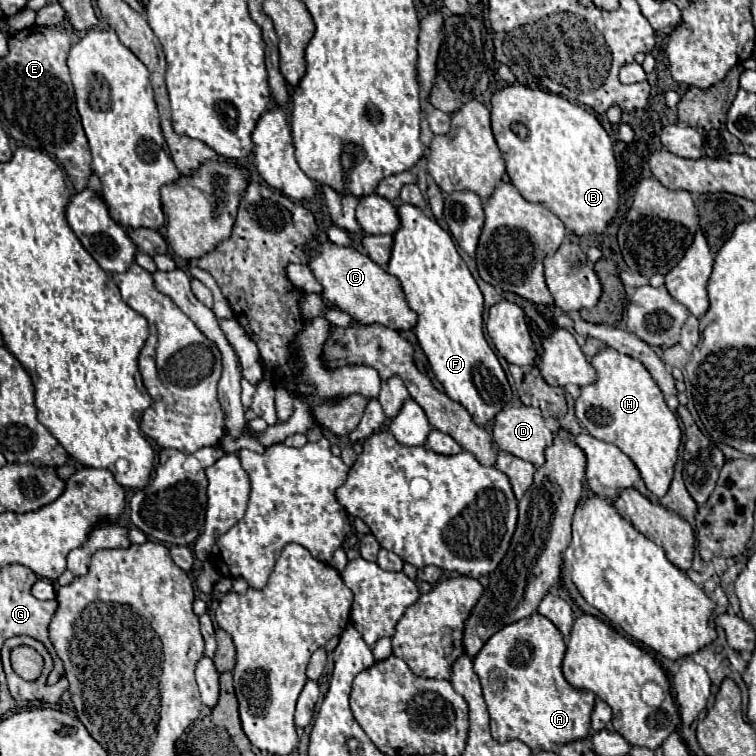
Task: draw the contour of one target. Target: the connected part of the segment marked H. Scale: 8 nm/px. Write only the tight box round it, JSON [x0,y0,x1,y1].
[575,348,681,496]

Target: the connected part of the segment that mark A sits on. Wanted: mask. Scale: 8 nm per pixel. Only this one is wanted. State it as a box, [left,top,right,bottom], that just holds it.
[473,612,595,750]

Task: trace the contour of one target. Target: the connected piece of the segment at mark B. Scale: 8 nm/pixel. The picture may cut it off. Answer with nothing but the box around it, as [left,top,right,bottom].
[491,86,619,236]

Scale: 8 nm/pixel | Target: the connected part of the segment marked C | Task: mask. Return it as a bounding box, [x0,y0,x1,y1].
[309,240,417,332]

